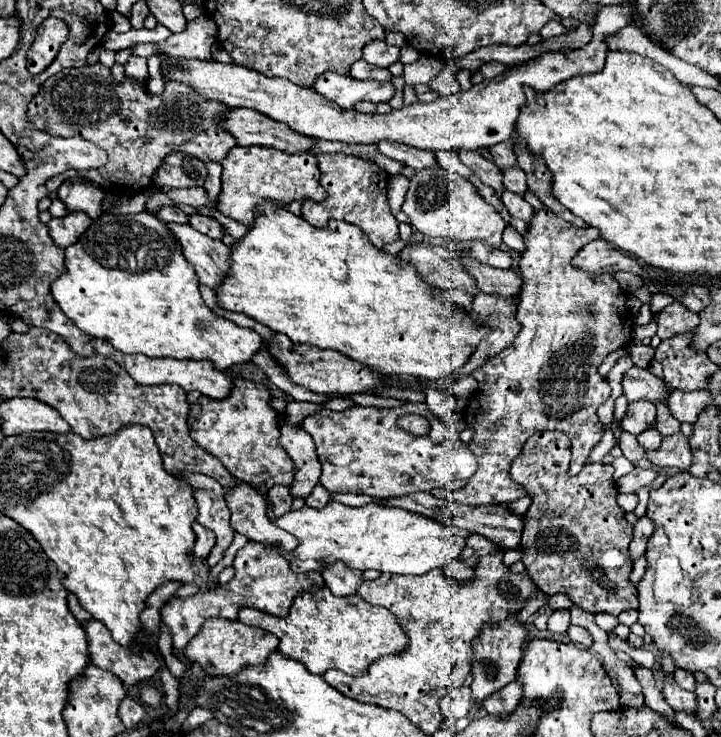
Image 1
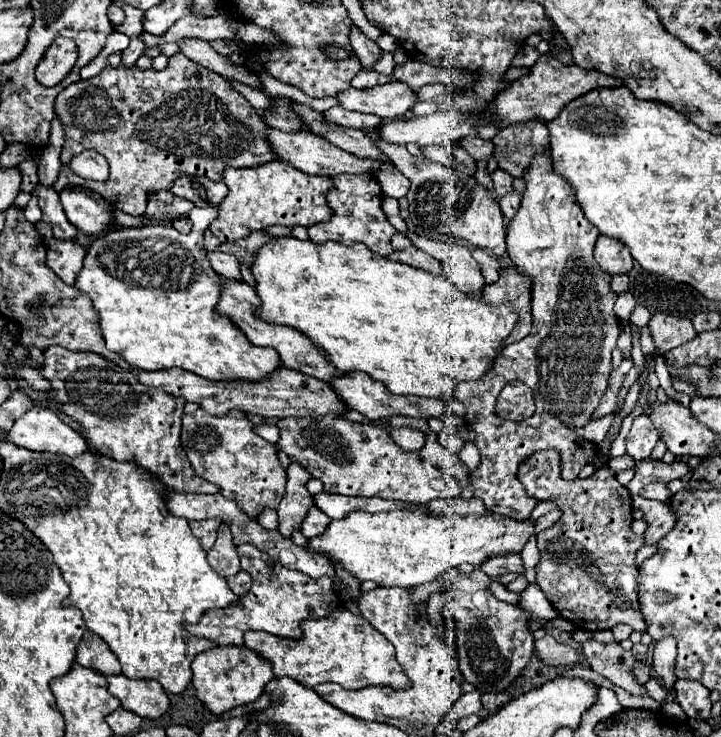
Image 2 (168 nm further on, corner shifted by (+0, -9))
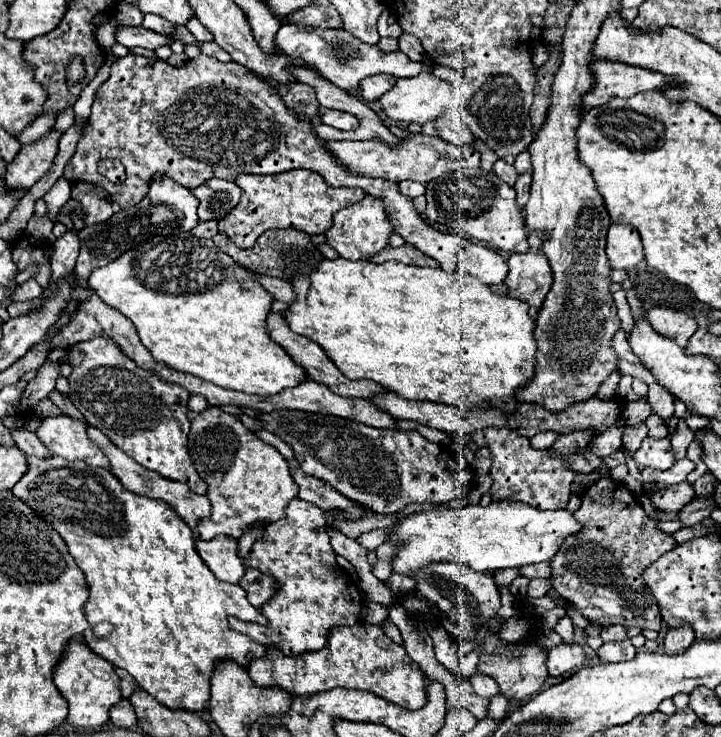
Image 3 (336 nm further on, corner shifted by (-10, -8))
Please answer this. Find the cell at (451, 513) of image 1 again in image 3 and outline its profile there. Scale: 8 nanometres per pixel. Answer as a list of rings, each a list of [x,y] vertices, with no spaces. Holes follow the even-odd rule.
[[[289,460],[289,470],[291,476],[295,480],[295,484],[299,486],[299,500],[317,504],[325,514],[329,508],[341,508],[351,520],[363,518],[365,516],[365,508],[347,500],[345,496],[341,496],[335,488],[331,488],[331,484],[315,478],[315,476],[307,476],[303,472],[303,468],[299,468],[297,460]]]

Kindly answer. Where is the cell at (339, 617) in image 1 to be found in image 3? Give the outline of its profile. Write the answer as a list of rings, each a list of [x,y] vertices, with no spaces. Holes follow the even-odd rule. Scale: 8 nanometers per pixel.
[[[373,624],[333,628],[327,646],[319,652],[283,656],[277,648],[267,648],[267,658],[253,658],[247,672],[259,688],[277,686],[299,698],[333,688],[355,688],[373,692],[407,710],[419,710],[427,702],[425,672],[407,656],[403,646],[395,644],[379,626]]]

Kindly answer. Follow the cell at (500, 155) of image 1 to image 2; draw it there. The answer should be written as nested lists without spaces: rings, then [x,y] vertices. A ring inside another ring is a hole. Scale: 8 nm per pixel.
[[[465,137],[461,141],[461,147],[475,159],[475,161],[489,161],[493,157],[493,143],[485,141],[481,137]]]

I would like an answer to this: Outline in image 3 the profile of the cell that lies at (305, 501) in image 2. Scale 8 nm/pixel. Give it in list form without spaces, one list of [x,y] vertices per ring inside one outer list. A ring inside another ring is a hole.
[[[299,498],[291,500],[287,510],[285,518],[265,526],[265,534],[253,544],[245,560],[247,566],[273,576],[281,586],[261,608],[269,624],[247,624],[231,618],[229,626],[241,634],[249,632],[249,638],[263,646],[279,648],[281,654],[301,654],[325,648],[333,628],[357,624],[361,620],[363,594],[335,562],[335,552],[325,532],[325,514],[315,504]]]

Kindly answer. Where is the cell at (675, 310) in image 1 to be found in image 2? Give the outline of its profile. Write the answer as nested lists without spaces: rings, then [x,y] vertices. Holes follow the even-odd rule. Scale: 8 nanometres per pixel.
[[[655,313],[649,321],[649,331],[653,335],[655,347],[665,353],[673,347],[679,347],[693,337],[697,337],[697,331],[693,329],[691,321],[687,317],[675,317],[667,313]]]

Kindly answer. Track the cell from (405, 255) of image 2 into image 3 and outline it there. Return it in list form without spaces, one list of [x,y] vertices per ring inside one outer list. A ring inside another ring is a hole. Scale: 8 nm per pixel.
[[[403,244],[399,248],[383,248],[383,252],[377,252],[373,258],[369,258],[371,262],[375,264],[383,264],[383,262],[403,262],[403,264],[413,264],[413,266],[429,266],[429,268],[435,268],[439,266],[437,260],[425,256],[421,250],[417,250],[415,246],[411,244]]]

